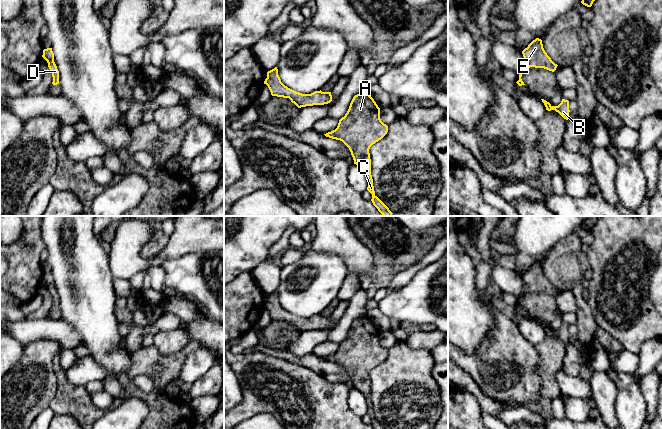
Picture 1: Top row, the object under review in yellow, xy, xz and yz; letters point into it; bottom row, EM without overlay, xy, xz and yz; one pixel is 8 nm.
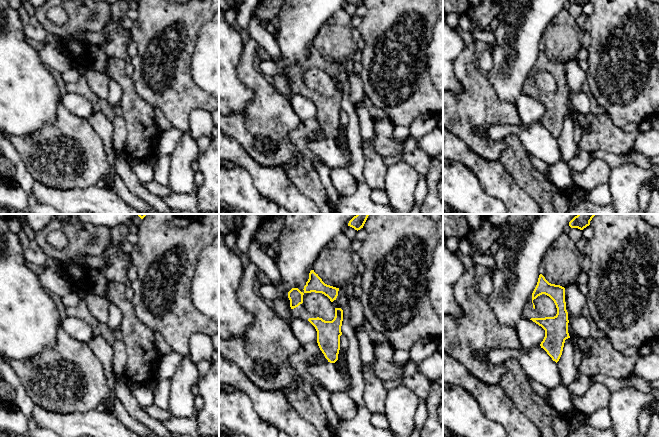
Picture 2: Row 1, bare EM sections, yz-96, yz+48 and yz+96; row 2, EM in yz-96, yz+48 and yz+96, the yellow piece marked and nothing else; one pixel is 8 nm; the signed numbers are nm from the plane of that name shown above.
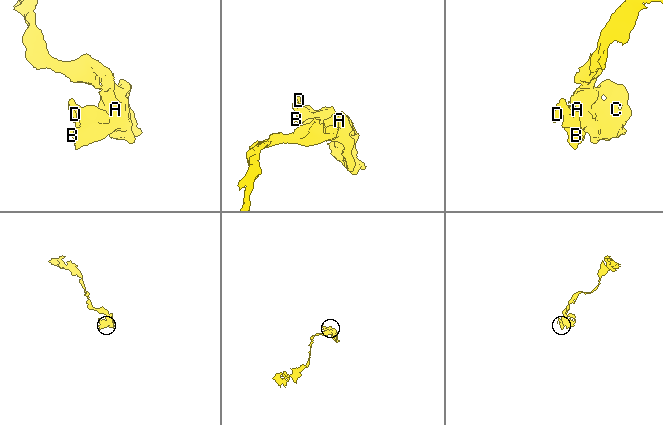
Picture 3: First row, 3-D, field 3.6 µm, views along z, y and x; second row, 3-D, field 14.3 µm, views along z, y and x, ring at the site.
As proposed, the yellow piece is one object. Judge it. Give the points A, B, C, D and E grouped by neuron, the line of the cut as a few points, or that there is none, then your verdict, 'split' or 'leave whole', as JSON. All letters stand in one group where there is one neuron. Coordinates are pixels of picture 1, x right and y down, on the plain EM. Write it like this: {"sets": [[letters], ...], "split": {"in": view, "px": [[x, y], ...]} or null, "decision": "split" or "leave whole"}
{"sets": [["A", "B", "C", "D", "E"]], "split": null, "decision": "leave whole"}

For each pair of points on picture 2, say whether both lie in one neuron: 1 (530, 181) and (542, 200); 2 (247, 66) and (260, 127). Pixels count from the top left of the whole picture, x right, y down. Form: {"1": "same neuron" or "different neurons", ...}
{"1": "same neuron", "2": "same neuron"}

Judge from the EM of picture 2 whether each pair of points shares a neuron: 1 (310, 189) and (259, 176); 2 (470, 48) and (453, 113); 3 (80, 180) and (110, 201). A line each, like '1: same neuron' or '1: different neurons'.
1: different neurons
2: same neuron
3: different neurons

